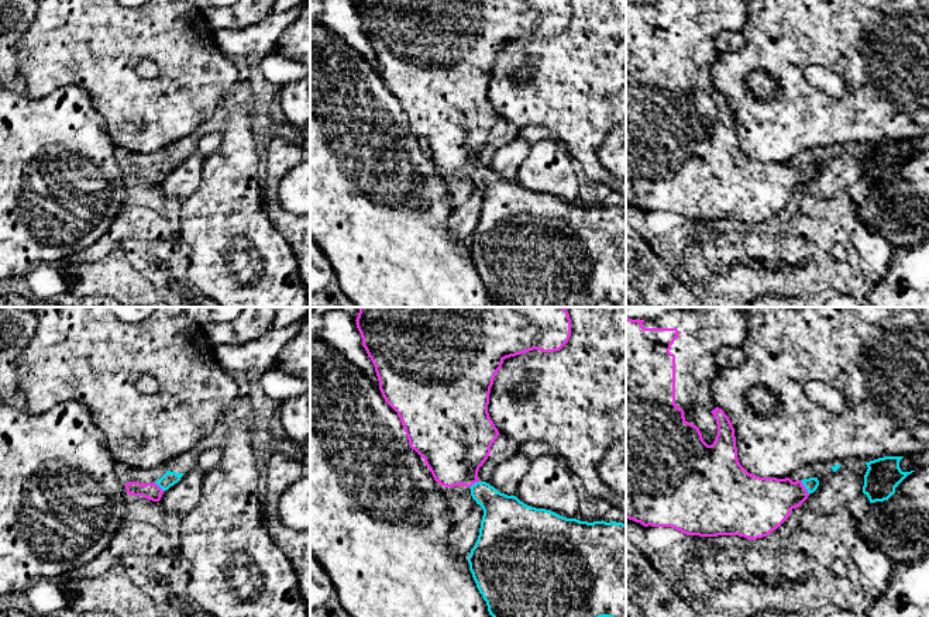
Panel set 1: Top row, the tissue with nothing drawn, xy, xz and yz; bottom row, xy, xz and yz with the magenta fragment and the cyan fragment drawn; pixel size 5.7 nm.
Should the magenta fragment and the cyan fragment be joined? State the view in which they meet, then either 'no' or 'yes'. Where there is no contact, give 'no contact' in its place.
contact in yz; yes

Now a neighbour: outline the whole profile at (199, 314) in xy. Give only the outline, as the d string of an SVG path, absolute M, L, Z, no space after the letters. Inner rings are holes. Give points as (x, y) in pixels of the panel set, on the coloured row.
M185 307L186 314L199 325L209 323L210 307Z

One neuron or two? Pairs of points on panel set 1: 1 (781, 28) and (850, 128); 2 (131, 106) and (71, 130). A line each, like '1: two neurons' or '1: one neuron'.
1: one neuron
2: two neurons

